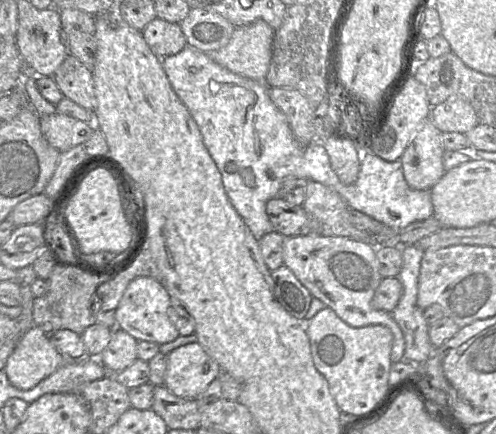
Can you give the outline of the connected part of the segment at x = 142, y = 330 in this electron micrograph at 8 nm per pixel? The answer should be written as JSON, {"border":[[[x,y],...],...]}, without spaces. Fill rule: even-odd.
{"border":[[[147,276],[137,277],[128,284],[117,306],[116,327],[138,342],[147,341],[158,345],[172,342],[180,334],[167,315],[170,305],[171,296],[160,281]]]}

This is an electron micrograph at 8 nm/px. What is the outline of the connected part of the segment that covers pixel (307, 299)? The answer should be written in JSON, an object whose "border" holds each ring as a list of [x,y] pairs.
{"border":[[[284,264],[271,271],[276,296],[283,308],[294,318],[303,319],[310,307],[312,295]]]}

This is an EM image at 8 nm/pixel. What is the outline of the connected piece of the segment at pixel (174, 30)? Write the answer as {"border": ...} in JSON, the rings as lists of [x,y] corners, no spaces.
{"border":[[[158,17],[150,21],[141,32],[152,52],[159,57],[175,55],[187,45],[180,24]]]}

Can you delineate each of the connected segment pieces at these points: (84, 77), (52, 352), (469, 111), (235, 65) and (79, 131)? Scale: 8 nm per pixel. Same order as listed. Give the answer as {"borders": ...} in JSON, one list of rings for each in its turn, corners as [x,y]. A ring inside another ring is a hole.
{"borders":[[[[68,55],[53,75],[63,96],[88,111],[97,108],[92,72],[76,57]]],[[[34,325],[26,330],[19,339],[16,347],[7,359],[4,371],[9,382],[14,387],[20,390],[29,390],[64,364],[69,363],[65,361],[54,347],[50,340],[50,335],[44,329]]],[[[451,96],[437,106],[431,107],[429,119],[443,133],[465,134],[479,124],[472,105],[465,98],[457,96]]],[[[263,20],[235,26],[227,45],[205,53],[233,73],[264,81],[272,58],[274,32]]],[[[60,113],[40,117],[40,128],[47,142],[60,152],[84,144],[97,127]]]]}

